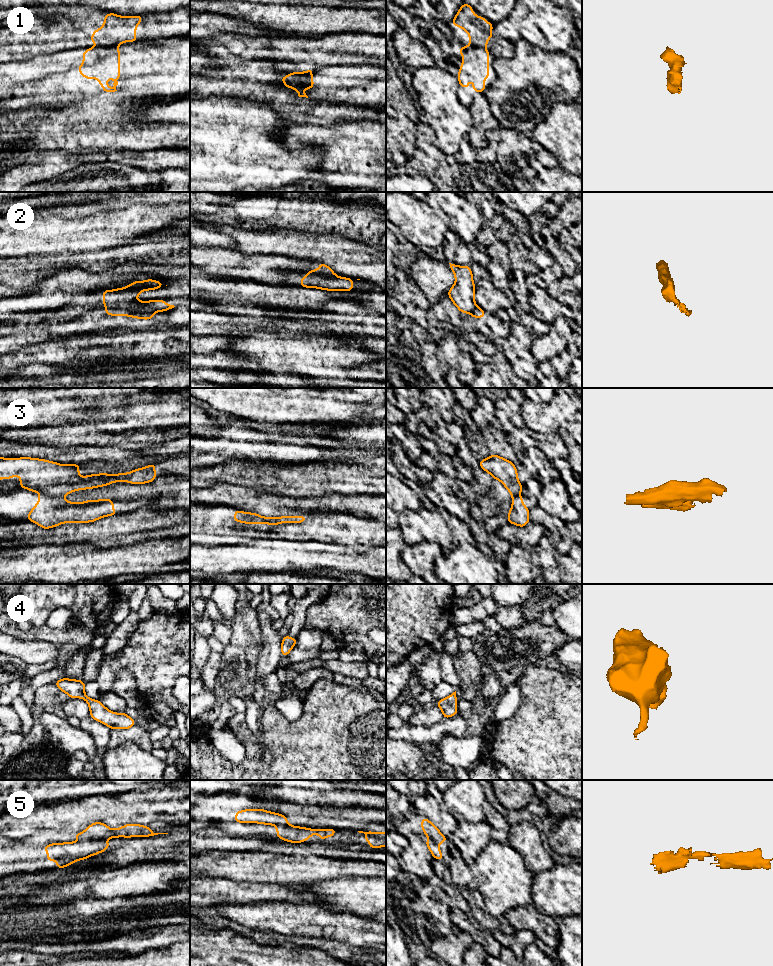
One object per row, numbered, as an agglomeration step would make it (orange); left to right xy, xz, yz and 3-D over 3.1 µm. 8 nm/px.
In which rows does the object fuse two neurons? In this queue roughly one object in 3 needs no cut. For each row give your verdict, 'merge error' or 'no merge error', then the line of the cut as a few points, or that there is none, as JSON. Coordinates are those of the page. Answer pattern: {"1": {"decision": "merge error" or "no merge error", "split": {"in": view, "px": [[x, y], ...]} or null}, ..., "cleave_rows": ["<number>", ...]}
{"1": {"decision": "merge error", "split": {"in": "xy", "px": [[117, 44], [111, 47], [98, 46]]}}, "2": {"decision": "merge error", "split": {"in": "xy", "px": [[106, 307], [122, 310], [154, 309], [156, 311]]}}, "3": {"decision": "merge error", "split": {"in": "xy", "px": [[42, 494], [62, 497]]}}, "4": {"decision": "no merge error", "split": null}, "5": {"decision": "no merge error", "split": null}, "cleave_rows": ["1", "2", "3"]}

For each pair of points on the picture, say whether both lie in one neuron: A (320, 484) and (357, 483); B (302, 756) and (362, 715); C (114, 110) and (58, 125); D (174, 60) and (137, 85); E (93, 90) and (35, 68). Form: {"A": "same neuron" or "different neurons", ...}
{"A": "same neuron", "B": "same neuron", "C": "same neuron", "D": "same neuron", "E": "same neuron"}

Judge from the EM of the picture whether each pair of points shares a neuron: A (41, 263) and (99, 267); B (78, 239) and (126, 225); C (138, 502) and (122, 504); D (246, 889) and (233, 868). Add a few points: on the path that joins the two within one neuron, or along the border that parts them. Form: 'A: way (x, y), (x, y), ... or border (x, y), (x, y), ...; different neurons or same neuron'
A: way (55, 262), (85, 261); same neuron
B: way (90, 233), (114, 228); same neuron
C: way (134, 503), (126, 504); same neuron
D: border (218, 877), (264, 883); different neurons

